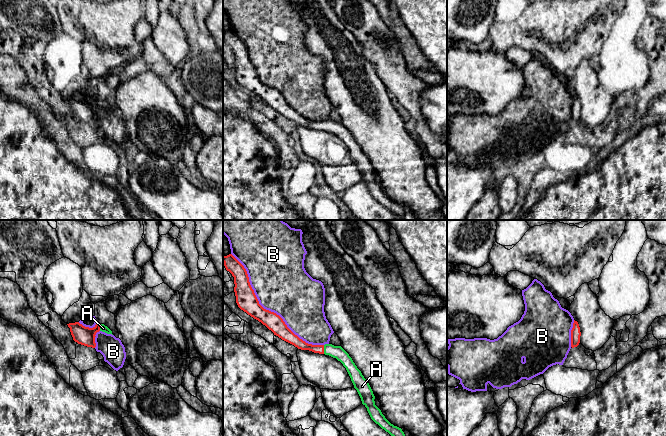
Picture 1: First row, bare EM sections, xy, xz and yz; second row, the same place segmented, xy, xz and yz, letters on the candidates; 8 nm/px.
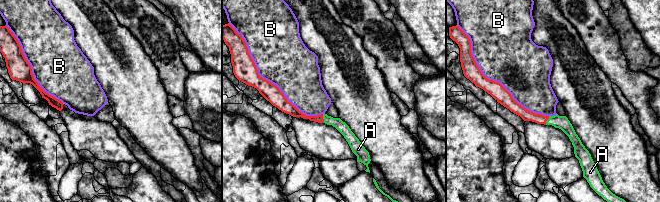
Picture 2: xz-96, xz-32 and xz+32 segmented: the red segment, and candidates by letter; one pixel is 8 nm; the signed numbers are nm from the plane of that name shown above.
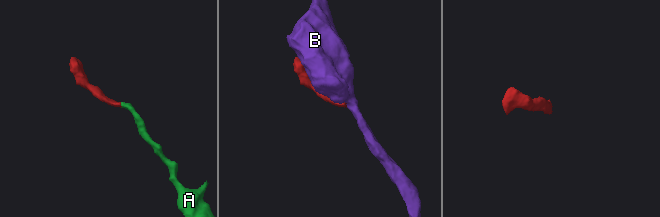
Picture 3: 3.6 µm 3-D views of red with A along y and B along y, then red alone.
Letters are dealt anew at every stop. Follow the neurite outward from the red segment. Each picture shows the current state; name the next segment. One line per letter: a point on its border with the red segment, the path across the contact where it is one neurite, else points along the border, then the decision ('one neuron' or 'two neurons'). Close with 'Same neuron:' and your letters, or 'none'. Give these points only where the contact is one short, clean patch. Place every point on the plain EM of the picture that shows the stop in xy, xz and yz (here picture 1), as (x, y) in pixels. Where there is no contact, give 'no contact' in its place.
A: meets red in xz at (323, 125); runs through xz (294, 115), (304, 122), (323, 125), (338, 128); one neuron
B: meets red in xz at (267, 86); two neurons
Same neuron: A

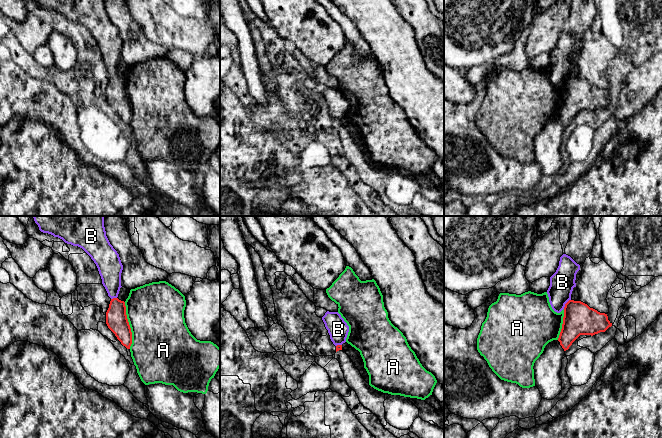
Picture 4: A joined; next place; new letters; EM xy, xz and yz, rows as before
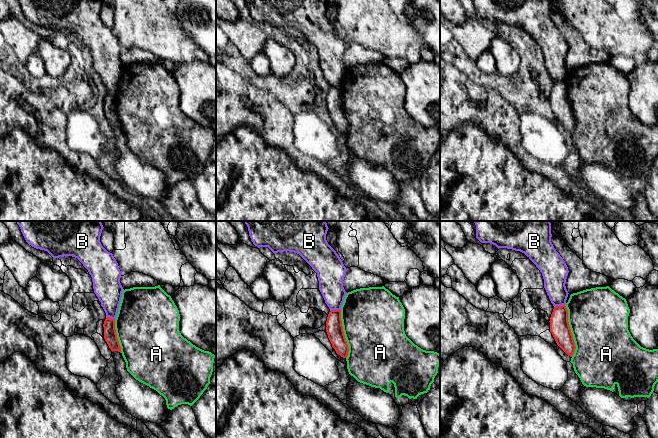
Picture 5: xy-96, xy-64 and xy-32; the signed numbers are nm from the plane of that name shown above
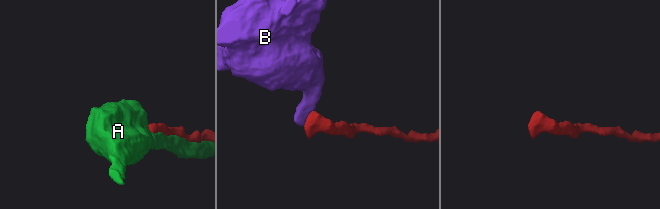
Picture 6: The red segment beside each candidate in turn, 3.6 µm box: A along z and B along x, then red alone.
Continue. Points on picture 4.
A: meets red in xy at (129, 101); two neurons
B: meets red in yz at (565, 80); border along yz (570, 75), (563, 84); two neurons
Same neuron: none

